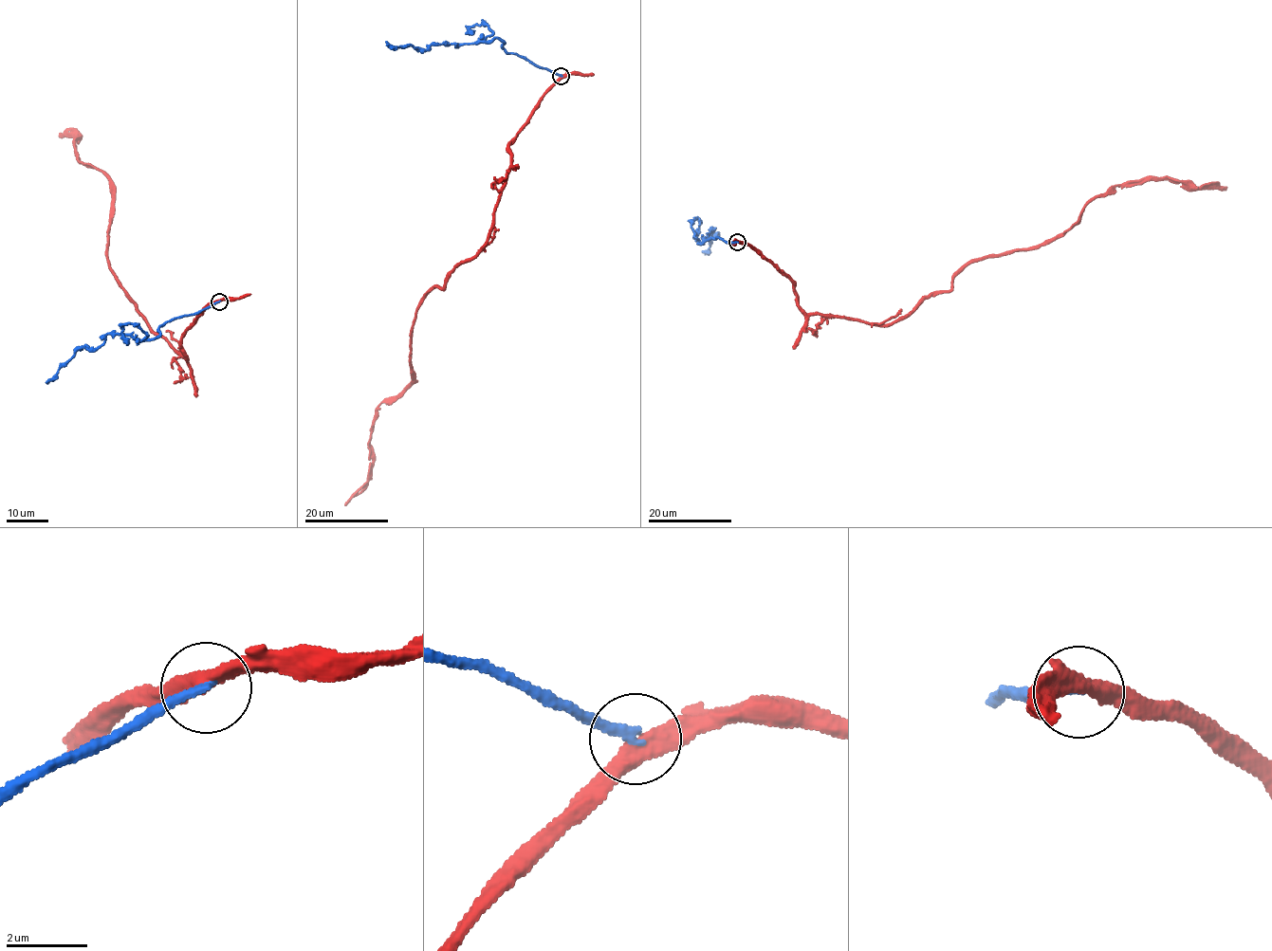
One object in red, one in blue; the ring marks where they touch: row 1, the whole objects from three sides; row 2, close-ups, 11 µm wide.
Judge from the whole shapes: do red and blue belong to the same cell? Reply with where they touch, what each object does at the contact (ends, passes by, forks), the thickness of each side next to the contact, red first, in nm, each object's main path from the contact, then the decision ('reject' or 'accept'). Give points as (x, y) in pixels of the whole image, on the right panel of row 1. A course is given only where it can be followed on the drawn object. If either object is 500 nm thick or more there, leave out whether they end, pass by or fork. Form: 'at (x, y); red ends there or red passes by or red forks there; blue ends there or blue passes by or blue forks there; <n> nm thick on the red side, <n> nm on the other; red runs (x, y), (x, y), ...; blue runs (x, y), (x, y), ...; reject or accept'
at (737, 242); red passes by; blue ends there; 400 nm thick on the red side, 240 nm on the other; red runs (738, 242), (792, 282), (803, 311), (885, 325), (948, 292), (969, 263), (1051, 243), (1113, 188), (1226, 187); blue runs (737, 242), (717, 238), (698, 244), (712, 228), (709, 237), (717, 234), (709, 241), (709, 249), (702, 251); reject

